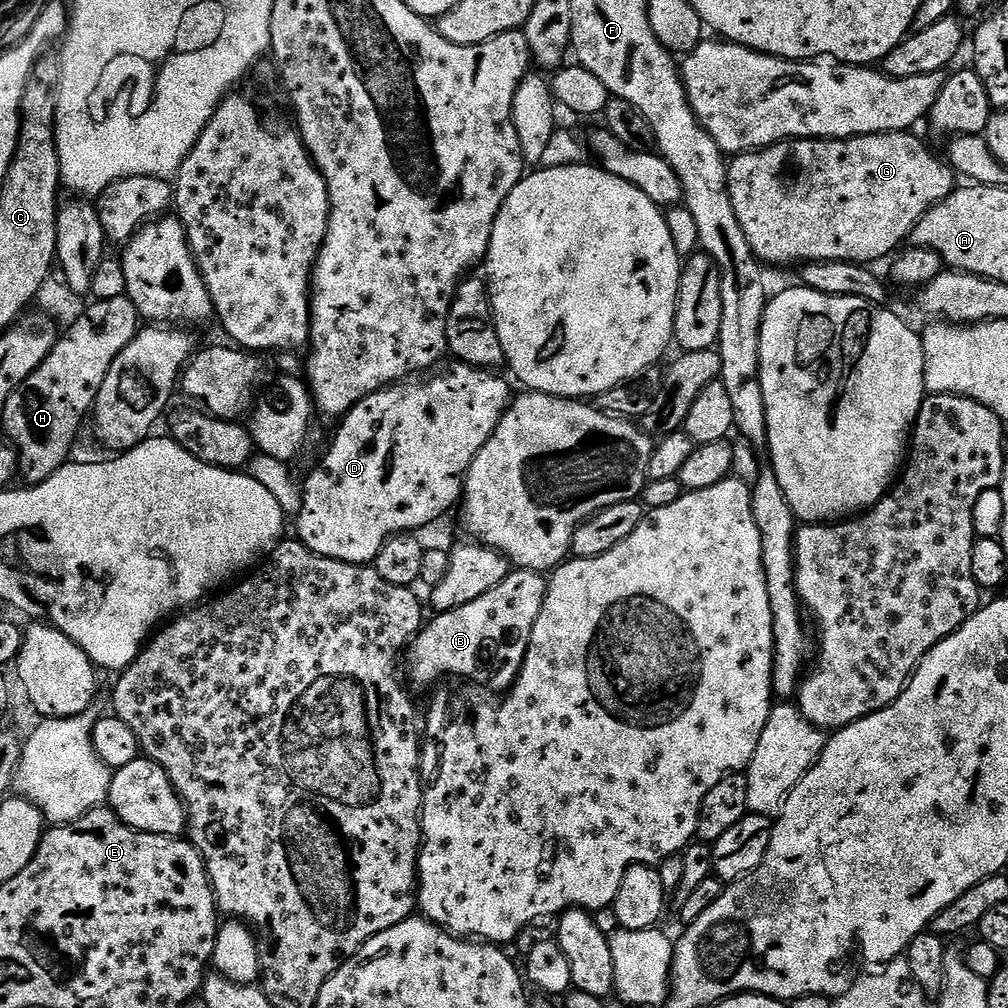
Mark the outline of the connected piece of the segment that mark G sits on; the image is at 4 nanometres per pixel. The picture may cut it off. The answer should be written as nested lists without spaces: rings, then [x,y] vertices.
[[[883,132],[881,136],[852,136],[849,140],[784,140],[768,148],[758,148],[754,152],[741,152],[728,164],[728,193],[730,202],[734,206],[734,214],[738,214],[738,222],[750,242],[752,251],[765,265],[796,264],[795,266],[803,266],[821,264],[824,260],[847,260],[867,265],[872,262],[868,260],[880,260],[883,256],[888,255],[891,257],[901,247],[899,244],[911,237],[916,223],[935,204],[945,200],[958,184],[958,176],[952,171],[952,165],[941,157],[940,161],[918,137],[912,135],[916,134]]]

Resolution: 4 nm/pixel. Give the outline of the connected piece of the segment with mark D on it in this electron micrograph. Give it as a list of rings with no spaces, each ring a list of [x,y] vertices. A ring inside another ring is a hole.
[[[459,362],[451,363],[445,363],[443,367],[433,371],[427,378],[412,378],[407,382],[397,382],[389,384],[387,388],[380,388],[377,392],[372,392],[366,398],[362,398],[342,417],[339,421],[340,429],[337,430],[336,437],[333,438],[332,445],[328,448],[328,453],[321,458],[320,465],[309,474],[308,481],[305,479],[302,484],[304,501],[299,516],[294,520],[297,532],[295,535],[301,544],[305,544],[307,548],[314,550],[314,554],[319,556],[351,564],[371,565],[376,559],[378,550],[382,550],[382,546],[392,536],[419,533],[421,531],[419,528],[434,523],[439,516],[446,515],[455,504],[457,507],[461,503],[464,495],[464,478],[468,475],[478,450],[482,450],[482,446],[486,446],[486,442],[490,442],[490,434],[494,434],[498,422],[504,417],[504,411],[508,409],[514,392],[508,389],[508,384],[502,377],[496,376],[500,374],[495,371],[487,368],[475,368]]]

